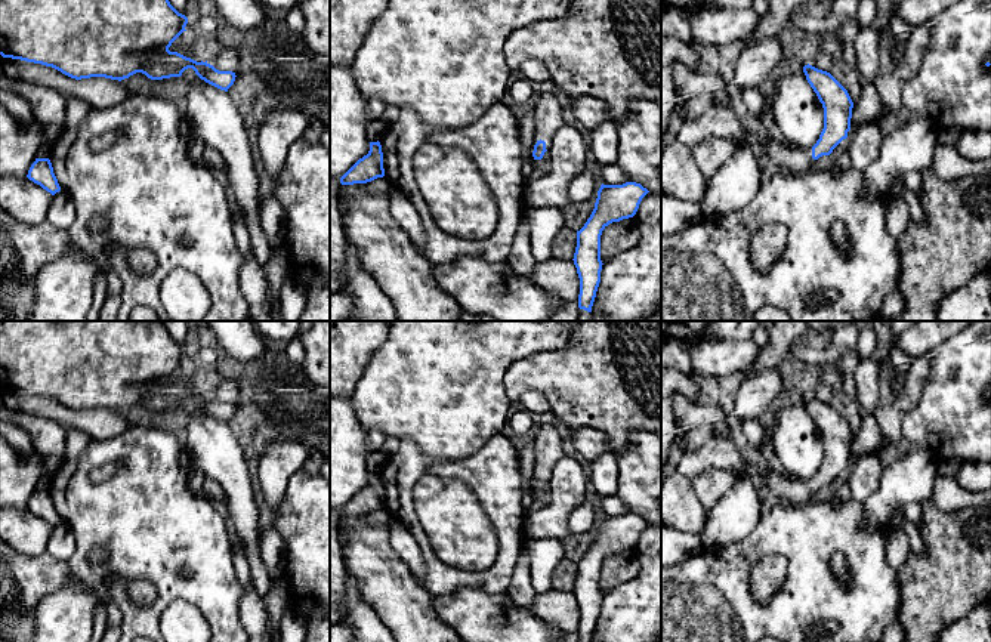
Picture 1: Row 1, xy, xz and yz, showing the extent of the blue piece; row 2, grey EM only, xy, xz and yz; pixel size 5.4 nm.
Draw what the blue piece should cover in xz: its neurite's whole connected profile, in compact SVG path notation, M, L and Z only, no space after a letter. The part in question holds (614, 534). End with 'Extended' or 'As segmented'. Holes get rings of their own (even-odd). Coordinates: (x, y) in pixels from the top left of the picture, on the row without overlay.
M636 513L623 516L601 516L595 540L577 562L577 578L574 584L574 596L580 609L578 639L592 642L596 623L601 614L601 567L612 553L633 549L639 540L642 530L649 522Z. As segmented

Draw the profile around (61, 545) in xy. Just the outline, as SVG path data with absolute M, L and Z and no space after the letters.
M61 521L52 527L52 534L47 541L46 552L58 561L68 562L74 550L75 538L72 528L67 522Z

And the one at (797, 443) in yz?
M803 398L777 404L774 423L768 428L775 454L797 479L811 479L824 460L824 439L803 404Z

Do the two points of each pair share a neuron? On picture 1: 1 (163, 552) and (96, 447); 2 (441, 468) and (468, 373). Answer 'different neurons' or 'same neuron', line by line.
1: same neuron
2: different neurons

